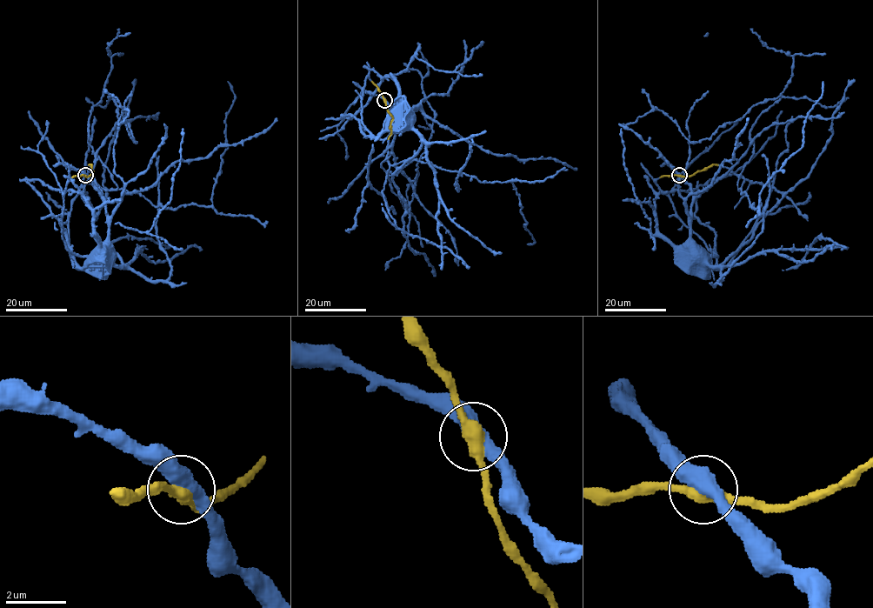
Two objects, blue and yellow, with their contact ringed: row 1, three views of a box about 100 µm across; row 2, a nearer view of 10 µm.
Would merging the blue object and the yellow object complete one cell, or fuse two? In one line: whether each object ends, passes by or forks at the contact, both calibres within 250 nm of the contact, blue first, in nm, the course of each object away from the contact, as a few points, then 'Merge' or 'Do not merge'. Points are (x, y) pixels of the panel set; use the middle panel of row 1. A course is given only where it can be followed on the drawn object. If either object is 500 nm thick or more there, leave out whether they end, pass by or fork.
At the ring blue passes by. At the ring yellow passes by. Thickness 480 nm (blue) against 400 nm. Course of blue: (384, 100), (393, 111), (400, 114), (408, 112), (394, 106). Course of yellow: (384, 100), (393, 118), (388, 139). Merge

